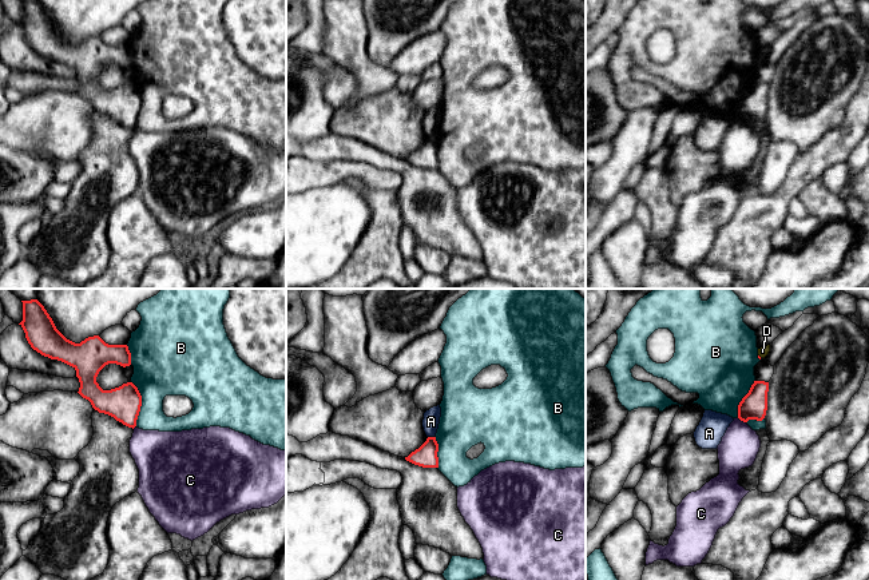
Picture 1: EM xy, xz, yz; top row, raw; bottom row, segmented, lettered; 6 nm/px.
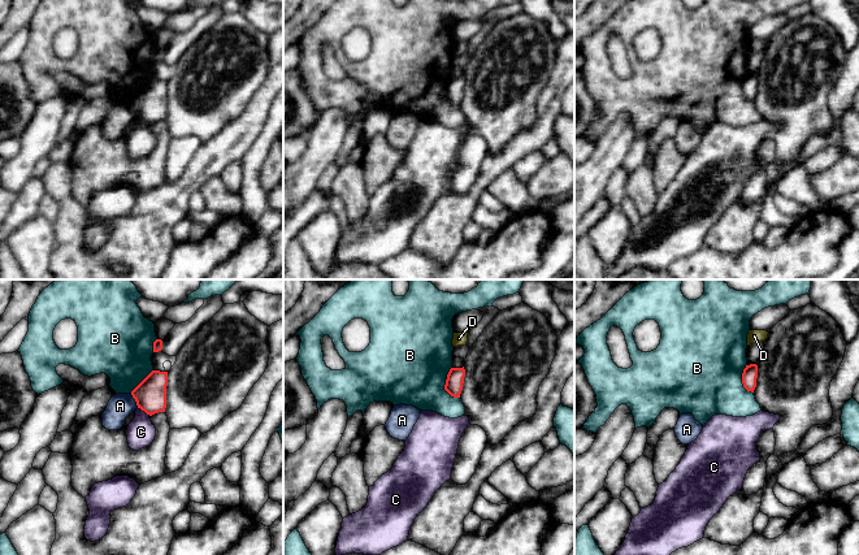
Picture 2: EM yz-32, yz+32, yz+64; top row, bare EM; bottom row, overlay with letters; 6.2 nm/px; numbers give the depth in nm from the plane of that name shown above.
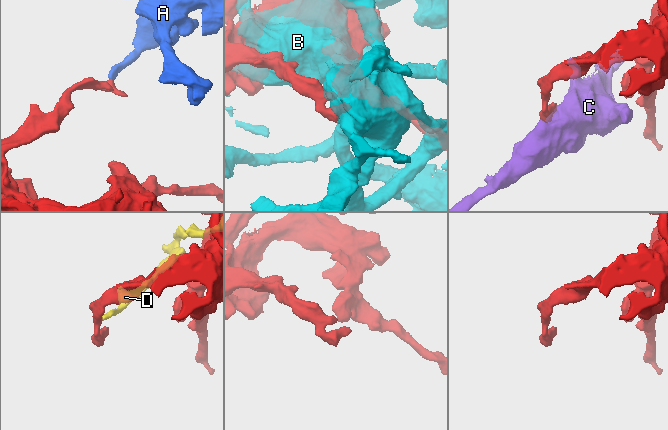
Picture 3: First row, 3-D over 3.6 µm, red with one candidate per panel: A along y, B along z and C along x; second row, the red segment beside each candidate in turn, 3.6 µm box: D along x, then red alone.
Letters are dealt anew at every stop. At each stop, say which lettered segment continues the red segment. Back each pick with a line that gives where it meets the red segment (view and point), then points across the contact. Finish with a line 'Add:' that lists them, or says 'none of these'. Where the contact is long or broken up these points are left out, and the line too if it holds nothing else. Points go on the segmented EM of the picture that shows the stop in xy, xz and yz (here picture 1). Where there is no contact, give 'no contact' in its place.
Add: none of these

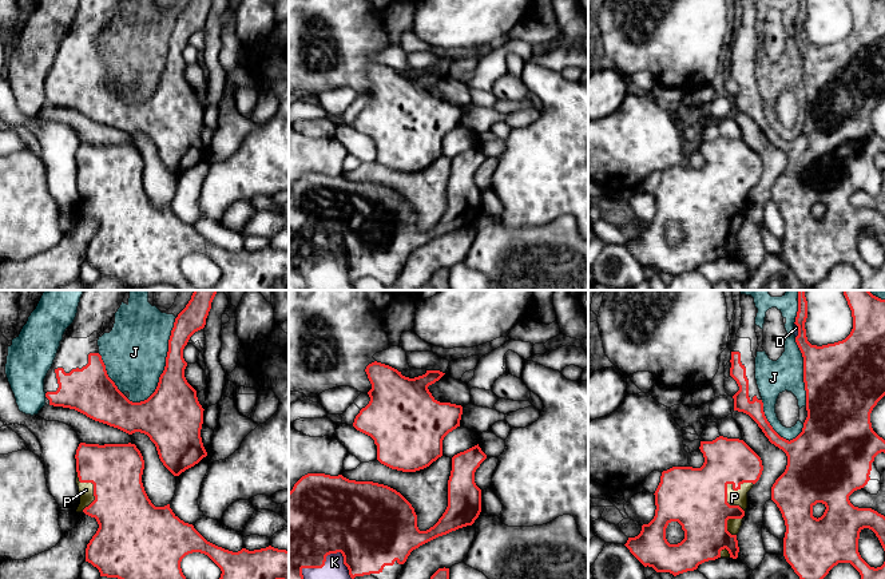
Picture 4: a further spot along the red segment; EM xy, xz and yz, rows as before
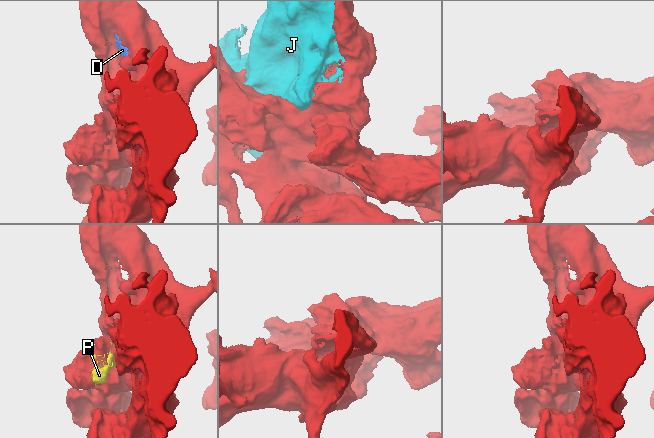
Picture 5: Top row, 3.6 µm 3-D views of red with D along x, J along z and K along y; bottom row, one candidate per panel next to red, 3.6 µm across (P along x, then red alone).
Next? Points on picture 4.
D: contact yz (798, 330)
K: contact xz (330, 552)
P: contact yz (726, 502)
Add: D, K, P

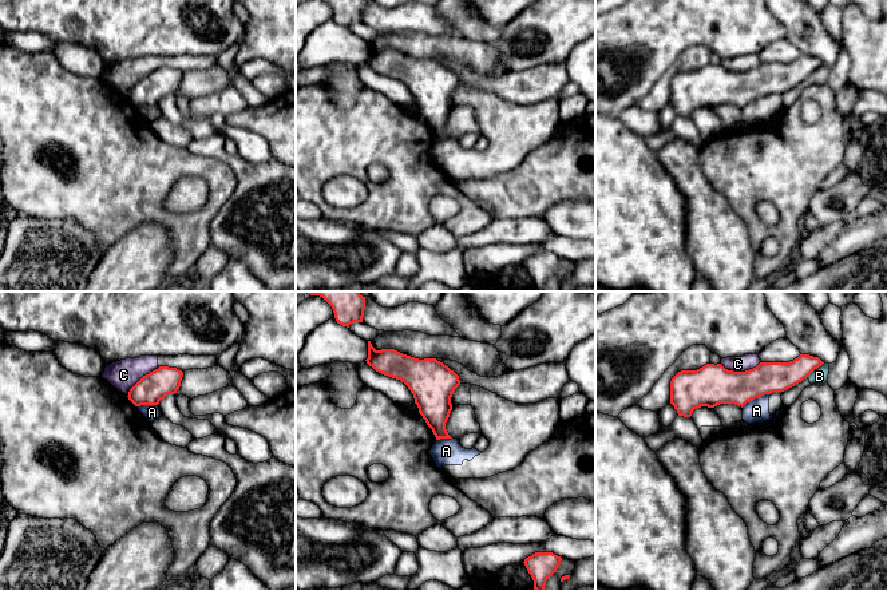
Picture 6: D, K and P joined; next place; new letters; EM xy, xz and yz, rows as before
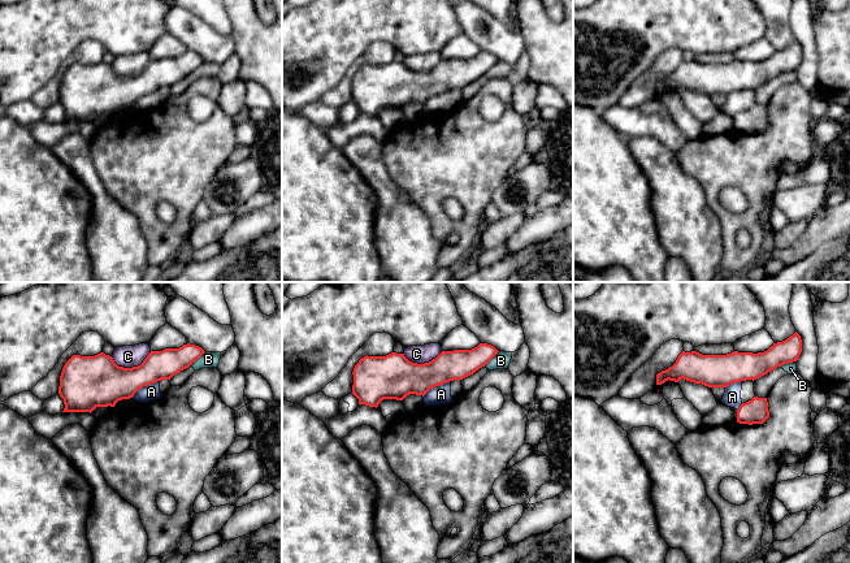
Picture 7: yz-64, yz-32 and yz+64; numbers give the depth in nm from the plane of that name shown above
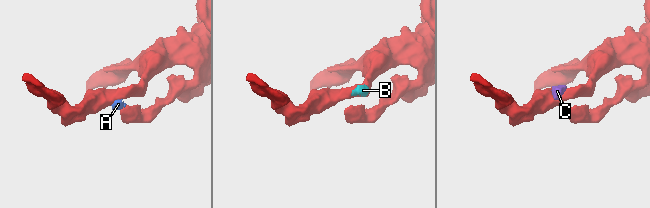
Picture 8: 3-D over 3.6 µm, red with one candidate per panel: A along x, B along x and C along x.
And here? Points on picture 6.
Add: none of these

